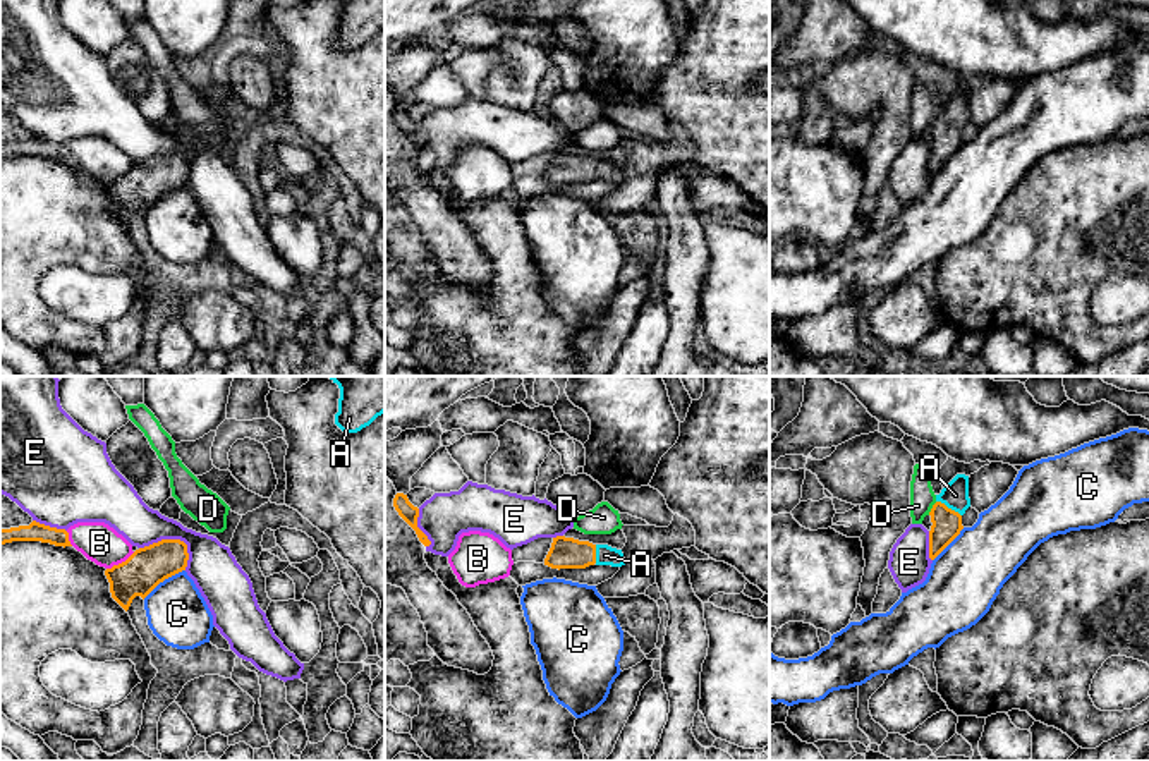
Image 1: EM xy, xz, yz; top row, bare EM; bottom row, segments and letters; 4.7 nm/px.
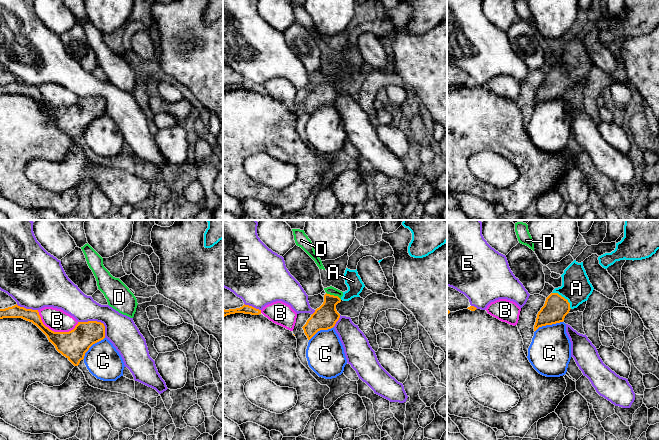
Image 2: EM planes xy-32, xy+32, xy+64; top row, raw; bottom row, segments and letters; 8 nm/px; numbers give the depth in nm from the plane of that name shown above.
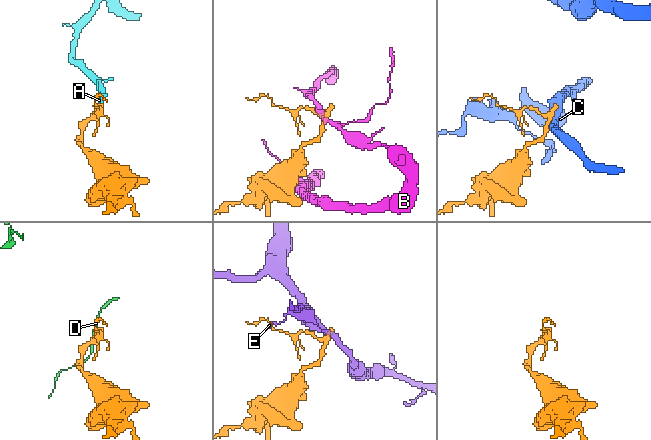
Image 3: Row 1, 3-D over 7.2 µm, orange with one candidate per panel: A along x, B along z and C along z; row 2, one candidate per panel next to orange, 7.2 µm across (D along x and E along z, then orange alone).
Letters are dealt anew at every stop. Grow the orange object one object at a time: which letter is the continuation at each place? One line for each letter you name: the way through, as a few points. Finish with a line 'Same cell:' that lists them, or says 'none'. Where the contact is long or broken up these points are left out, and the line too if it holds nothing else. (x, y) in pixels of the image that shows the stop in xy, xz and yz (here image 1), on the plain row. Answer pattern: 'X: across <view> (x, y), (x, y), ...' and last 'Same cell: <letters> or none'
A: across yz (947, 140), (947, 122), (955, 110)
Same cell: A

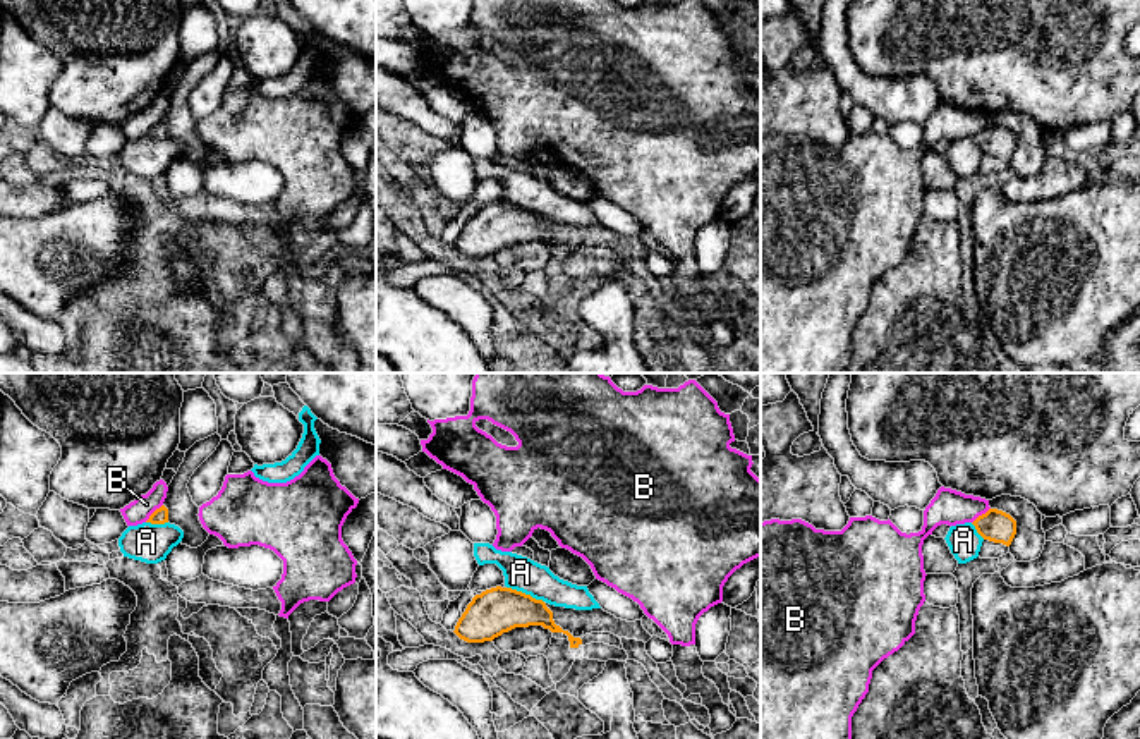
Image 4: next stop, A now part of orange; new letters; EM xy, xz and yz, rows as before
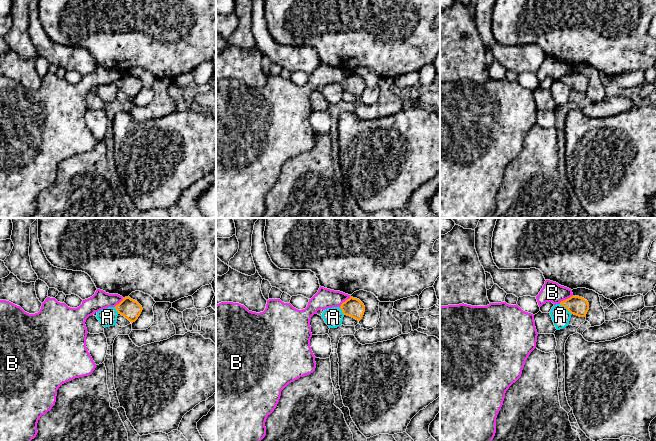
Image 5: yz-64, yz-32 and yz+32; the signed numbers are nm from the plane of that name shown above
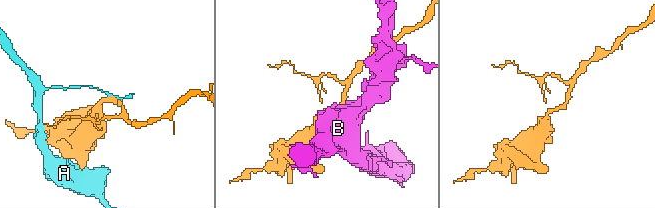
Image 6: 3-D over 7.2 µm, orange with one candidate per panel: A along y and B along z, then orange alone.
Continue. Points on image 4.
Same cell: none

